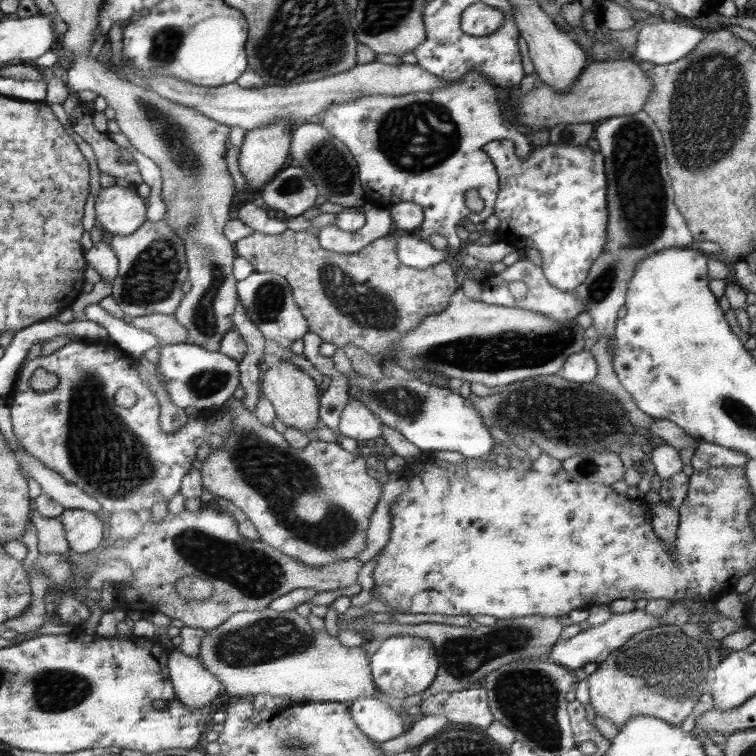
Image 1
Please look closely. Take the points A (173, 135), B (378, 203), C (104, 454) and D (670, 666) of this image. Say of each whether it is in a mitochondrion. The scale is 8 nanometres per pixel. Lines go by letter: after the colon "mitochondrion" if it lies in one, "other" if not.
A: mitochondrion
B: other
C: mitochondrion
D: mitochondrion

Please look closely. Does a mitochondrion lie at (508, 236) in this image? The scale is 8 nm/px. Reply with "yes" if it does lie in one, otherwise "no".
no

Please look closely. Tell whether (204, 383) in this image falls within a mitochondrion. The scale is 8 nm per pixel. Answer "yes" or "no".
yes

